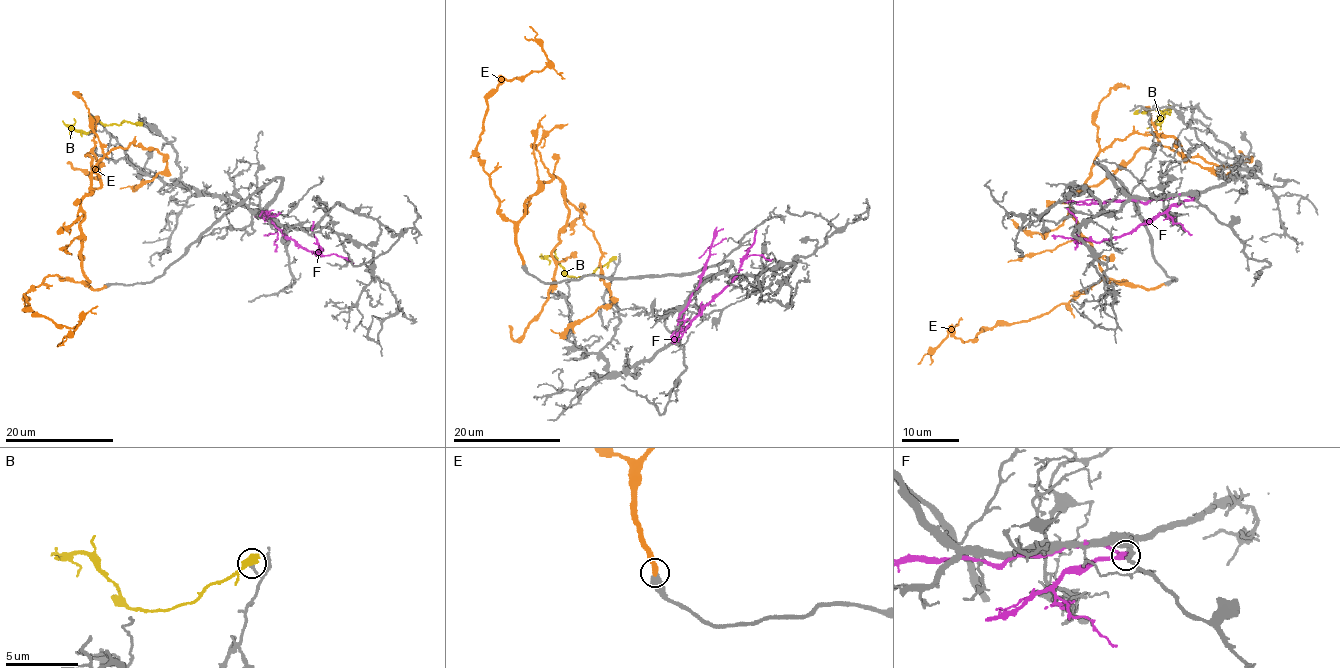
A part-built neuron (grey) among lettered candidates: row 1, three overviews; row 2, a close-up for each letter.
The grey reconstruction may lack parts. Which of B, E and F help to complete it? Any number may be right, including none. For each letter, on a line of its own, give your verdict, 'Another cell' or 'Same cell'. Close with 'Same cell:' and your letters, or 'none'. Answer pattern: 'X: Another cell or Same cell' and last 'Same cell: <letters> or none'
B: Another cell
E: Same cell
F: Another cell
Same cell: E

